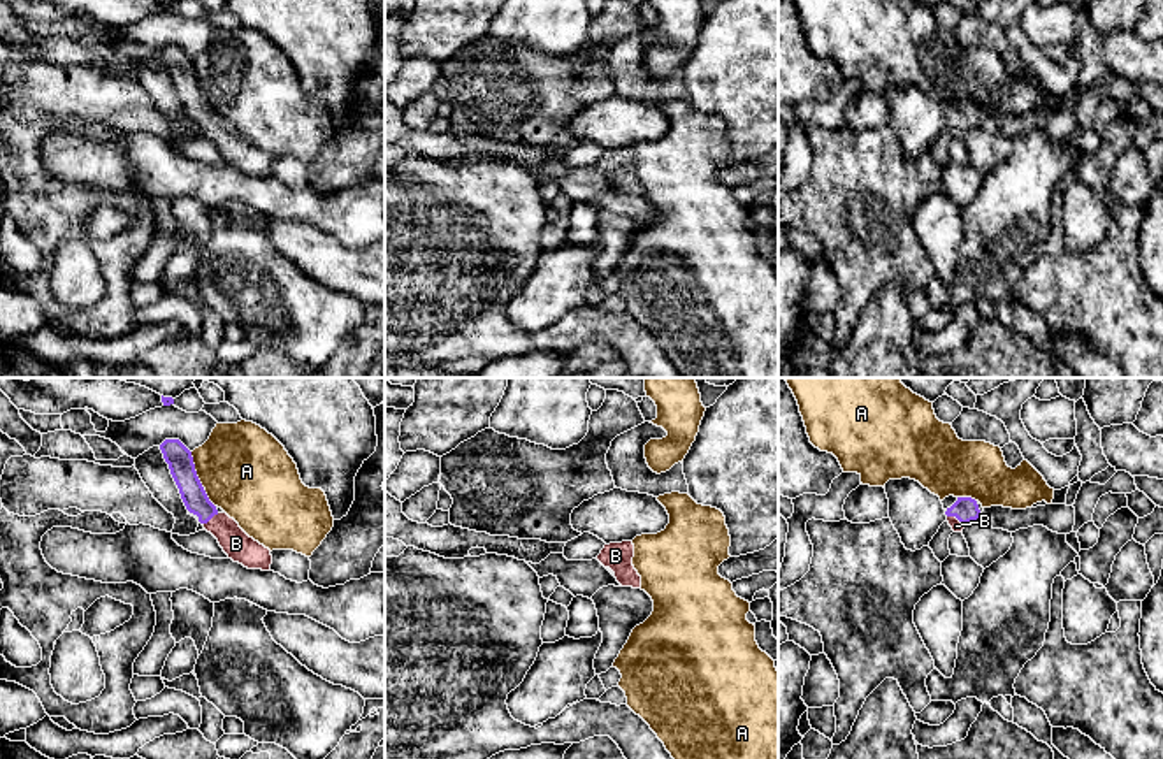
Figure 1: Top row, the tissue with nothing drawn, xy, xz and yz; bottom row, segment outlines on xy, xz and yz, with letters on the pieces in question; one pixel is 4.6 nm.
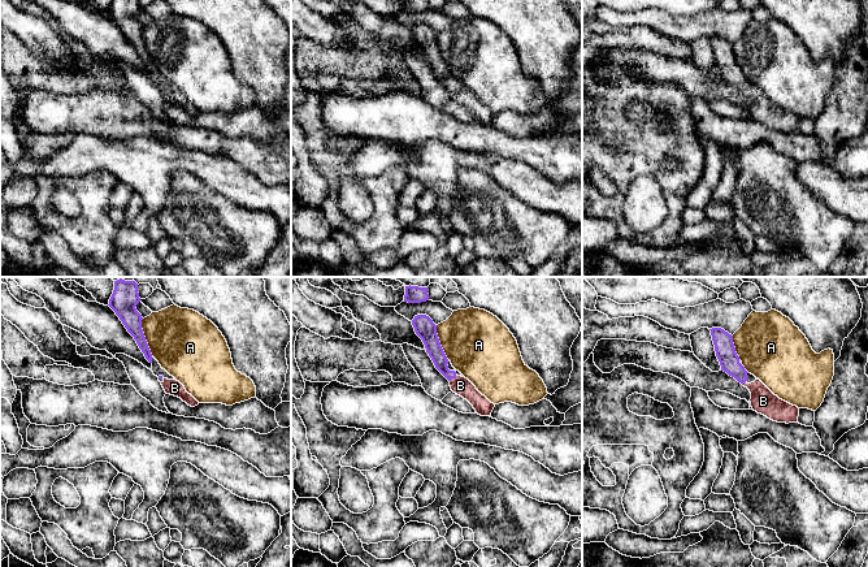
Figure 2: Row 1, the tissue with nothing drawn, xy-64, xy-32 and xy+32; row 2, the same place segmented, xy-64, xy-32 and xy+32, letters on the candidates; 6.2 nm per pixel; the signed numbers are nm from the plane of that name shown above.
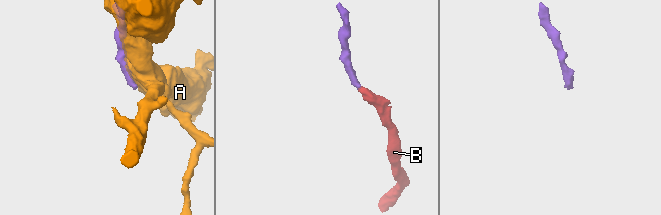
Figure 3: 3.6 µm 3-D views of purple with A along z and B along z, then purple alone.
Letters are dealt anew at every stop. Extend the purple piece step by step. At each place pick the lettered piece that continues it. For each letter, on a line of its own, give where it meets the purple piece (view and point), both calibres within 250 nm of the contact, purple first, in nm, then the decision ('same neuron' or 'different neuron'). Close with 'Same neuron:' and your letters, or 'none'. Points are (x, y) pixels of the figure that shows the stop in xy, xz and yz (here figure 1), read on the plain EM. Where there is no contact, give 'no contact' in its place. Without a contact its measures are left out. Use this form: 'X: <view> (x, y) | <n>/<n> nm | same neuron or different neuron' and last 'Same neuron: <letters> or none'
A: xy (194, 76) | 120/400 nm | different neuron
B: yz (956, 123) | 110/50 nm | same neuron
Same neuron: B

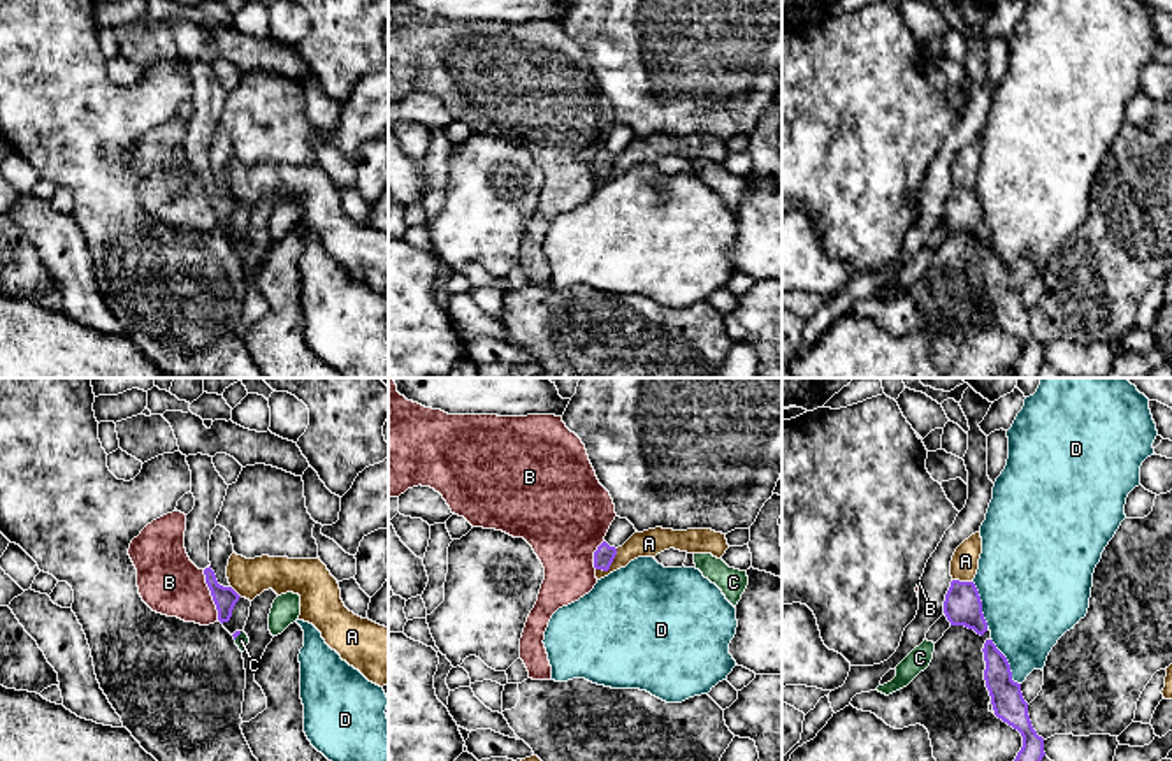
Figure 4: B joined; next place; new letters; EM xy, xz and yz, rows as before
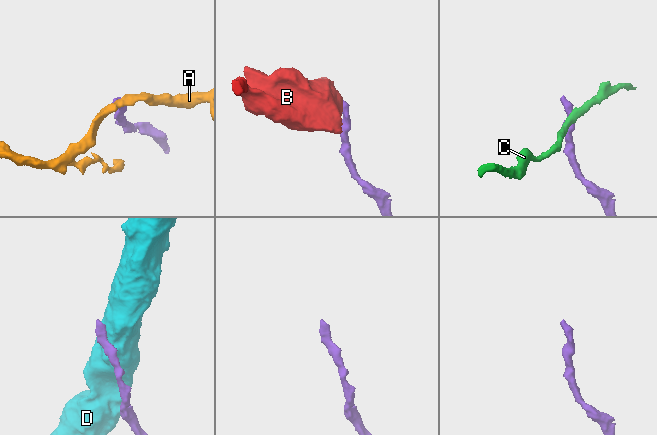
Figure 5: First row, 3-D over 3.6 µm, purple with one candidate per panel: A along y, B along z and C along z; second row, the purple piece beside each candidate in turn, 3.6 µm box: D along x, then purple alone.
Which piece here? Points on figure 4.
A: xz (610, 171) | 90/120 nm | different neuron
B: xy (211, 201) | 110/280 nm | different neuron
C: xy (238, 241) | 20/60 nm | different neuron
D: yz (1007, 269) | 150/380 nm | different neuron
Same neuron: none

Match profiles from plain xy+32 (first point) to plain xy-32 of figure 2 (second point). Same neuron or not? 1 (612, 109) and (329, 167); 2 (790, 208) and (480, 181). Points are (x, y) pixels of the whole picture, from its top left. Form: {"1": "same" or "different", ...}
{"1": "same", "2": "same"}

